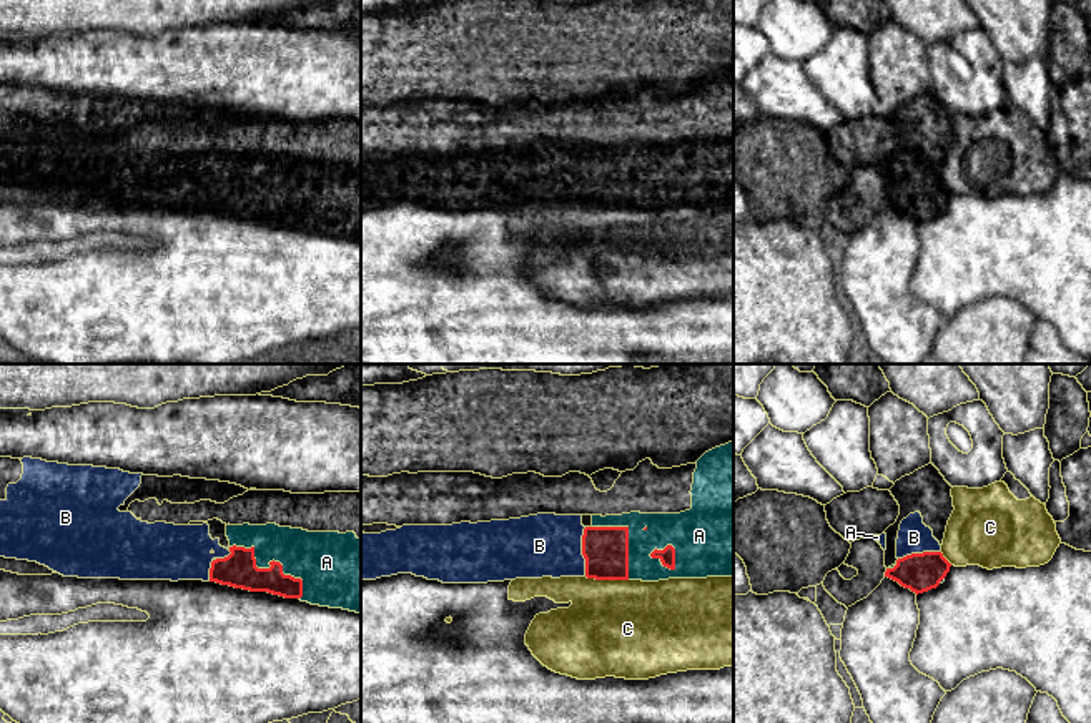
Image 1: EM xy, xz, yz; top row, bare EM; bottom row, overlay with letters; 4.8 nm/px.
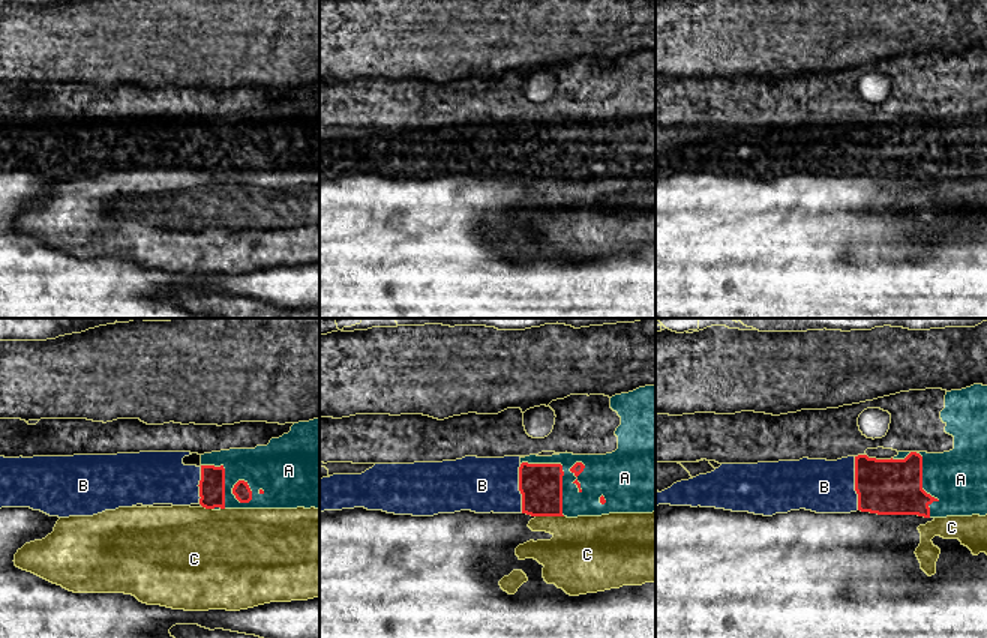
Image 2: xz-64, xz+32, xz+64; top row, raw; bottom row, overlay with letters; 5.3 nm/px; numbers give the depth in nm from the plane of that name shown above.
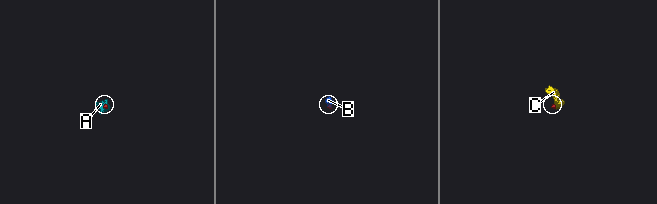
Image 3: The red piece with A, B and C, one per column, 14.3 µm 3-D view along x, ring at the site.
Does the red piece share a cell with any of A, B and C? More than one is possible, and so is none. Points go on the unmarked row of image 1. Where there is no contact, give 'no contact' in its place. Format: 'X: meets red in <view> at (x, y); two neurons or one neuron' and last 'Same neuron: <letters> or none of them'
A: meets red in xy at (270, 191); two neurons
B: meets red in xz at (582, 180); one neuron
C: meets red in xz at (607, 206); two neurons
Same neuron: B

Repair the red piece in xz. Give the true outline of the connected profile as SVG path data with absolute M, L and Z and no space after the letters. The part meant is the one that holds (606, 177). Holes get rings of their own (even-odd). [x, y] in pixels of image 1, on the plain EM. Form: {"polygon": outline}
{"polygon": "M537 141L477 151L402 153L381 161L361 160L361 209L397 201L442 211L542 204L629 208L629 155L584 155L582 143Z"}

